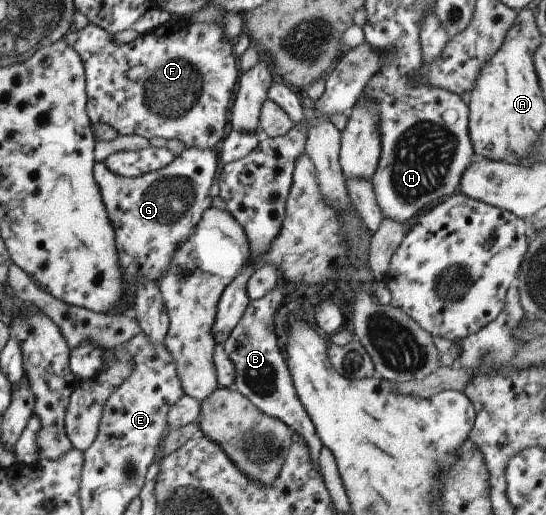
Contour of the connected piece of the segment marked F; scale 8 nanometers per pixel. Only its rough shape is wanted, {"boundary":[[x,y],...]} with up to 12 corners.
{"boundary":[[93,23],[94,125],[215,149],[240,76],[219,23],[118,45]]}

